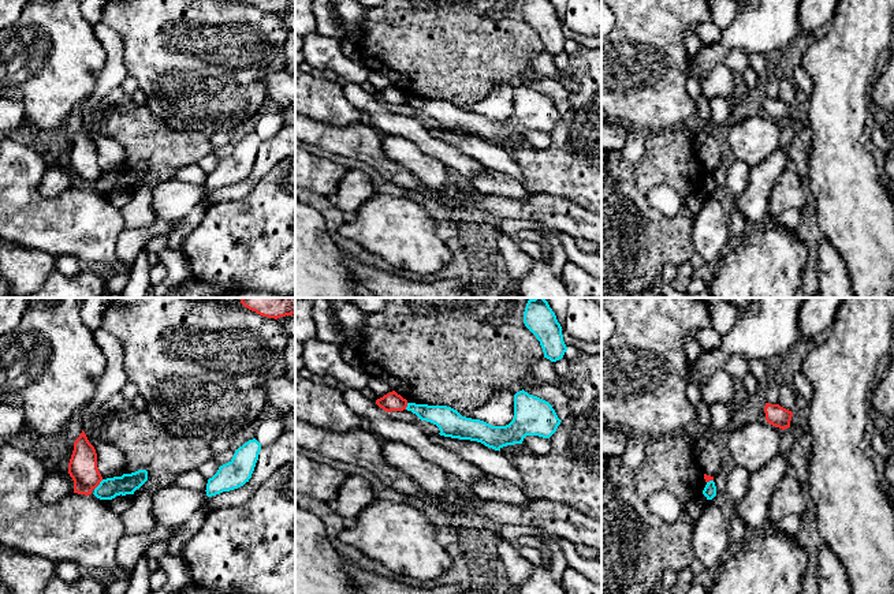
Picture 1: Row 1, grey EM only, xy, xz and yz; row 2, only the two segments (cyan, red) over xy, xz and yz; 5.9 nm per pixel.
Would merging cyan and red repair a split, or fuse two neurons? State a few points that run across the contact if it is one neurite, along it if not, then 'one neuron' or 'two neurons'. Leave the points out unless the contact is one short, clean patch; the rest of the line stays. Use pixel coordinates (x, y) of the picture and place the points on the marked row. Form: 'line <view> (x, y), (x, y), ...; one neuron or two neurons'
line xy (103, 479), (95, 489); two neurons

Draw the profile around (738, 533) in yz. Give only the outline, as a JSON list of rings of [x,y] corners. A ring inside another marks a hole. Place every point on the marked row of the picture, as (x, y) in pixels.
[[[734,503],[731,508],[729,528],[730,528],[730,539],[731,539],[733,548],[738,548],[748,541],[749,531],[737,512],[737,503]]]

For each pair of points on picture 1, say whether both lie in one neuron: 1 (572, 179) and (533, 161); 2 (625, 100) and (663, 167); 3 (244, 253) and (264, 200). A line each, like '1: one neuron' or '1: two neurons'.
1: one neuron
2: two neurons
3: one neuron

